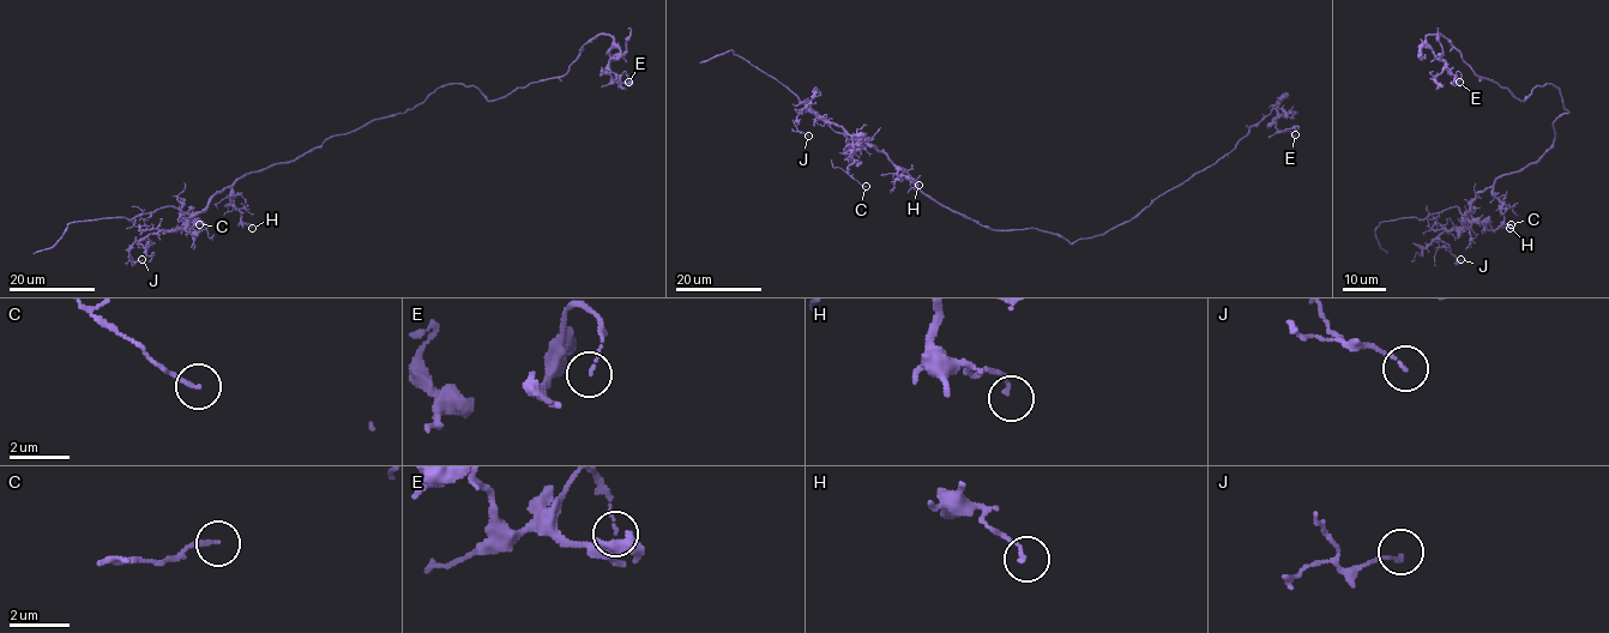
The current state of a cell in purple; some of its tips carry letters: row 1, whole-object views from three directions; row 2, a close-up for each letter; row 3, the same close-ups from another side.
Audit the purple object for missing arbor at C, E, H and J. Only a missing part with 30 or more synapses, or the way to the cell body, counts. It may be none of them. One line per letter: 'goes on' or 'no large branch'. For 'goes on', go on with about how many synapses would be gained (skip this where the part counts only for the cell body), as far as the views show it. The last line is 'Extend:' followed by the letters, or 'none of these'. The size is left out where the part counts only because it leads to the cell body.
C: no large branch
E: no large branch
H: no large branch
J: no large branch
Extend: none of these

